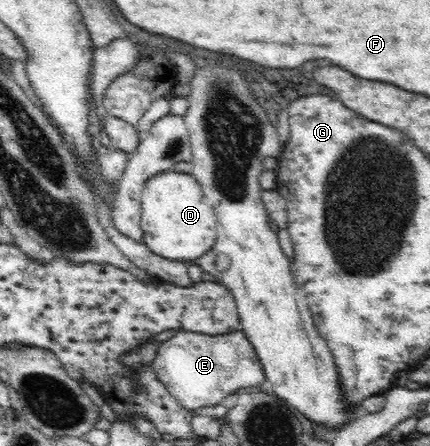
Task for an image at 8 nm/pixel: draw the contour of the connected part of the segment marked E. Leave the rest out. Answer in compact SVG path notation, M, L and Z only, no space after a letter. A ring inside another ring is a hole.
M177 331L169 341L163 341L159 355L153 361L153 371L168 393L189 411L219 405L225 397L238 389L263 384L265 371L244 333L202 335L191 331Z

